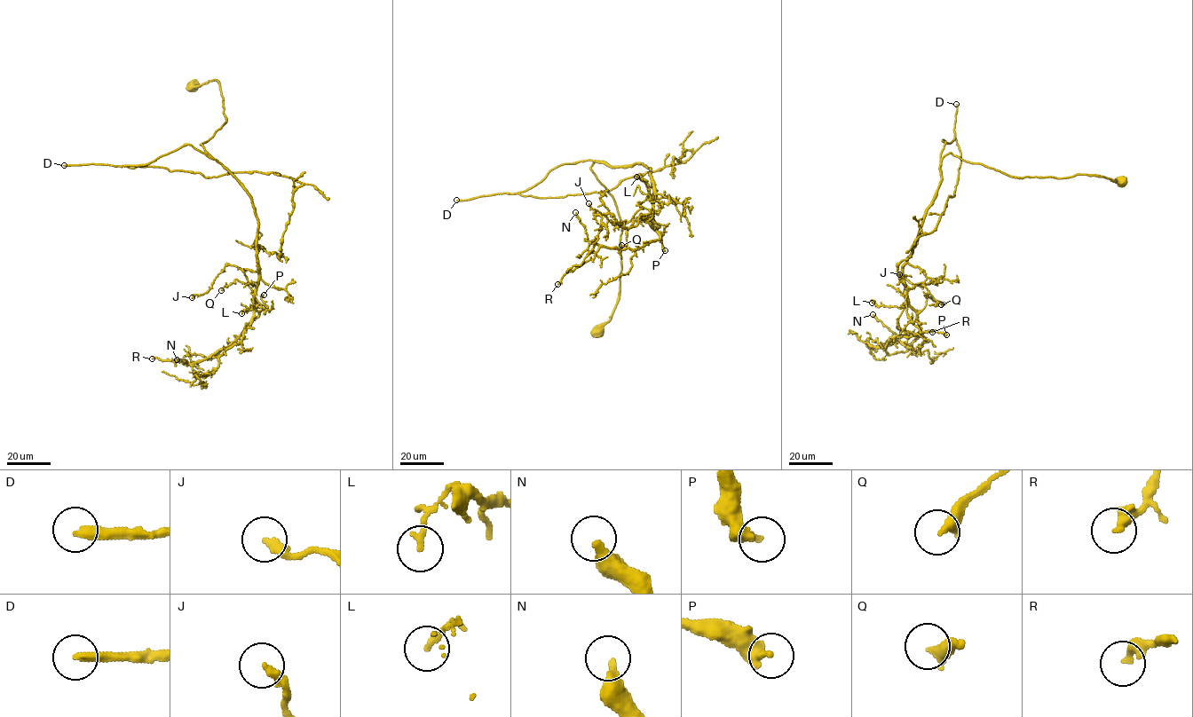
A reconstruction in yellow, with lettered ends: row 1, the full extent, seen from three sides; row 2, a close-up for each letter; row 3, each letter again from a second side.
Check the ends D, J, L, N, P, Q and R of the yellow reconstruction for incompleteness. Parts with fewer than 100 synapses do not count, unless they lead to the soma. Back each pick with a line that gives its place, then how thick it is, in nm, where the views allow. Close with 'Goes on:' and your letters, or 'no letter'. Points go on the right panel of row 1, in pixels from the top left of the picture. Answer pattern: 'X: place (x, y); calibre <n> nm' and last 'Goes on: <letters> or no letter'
D: place (956, 104); calibre 300 nm
Goes on: D

